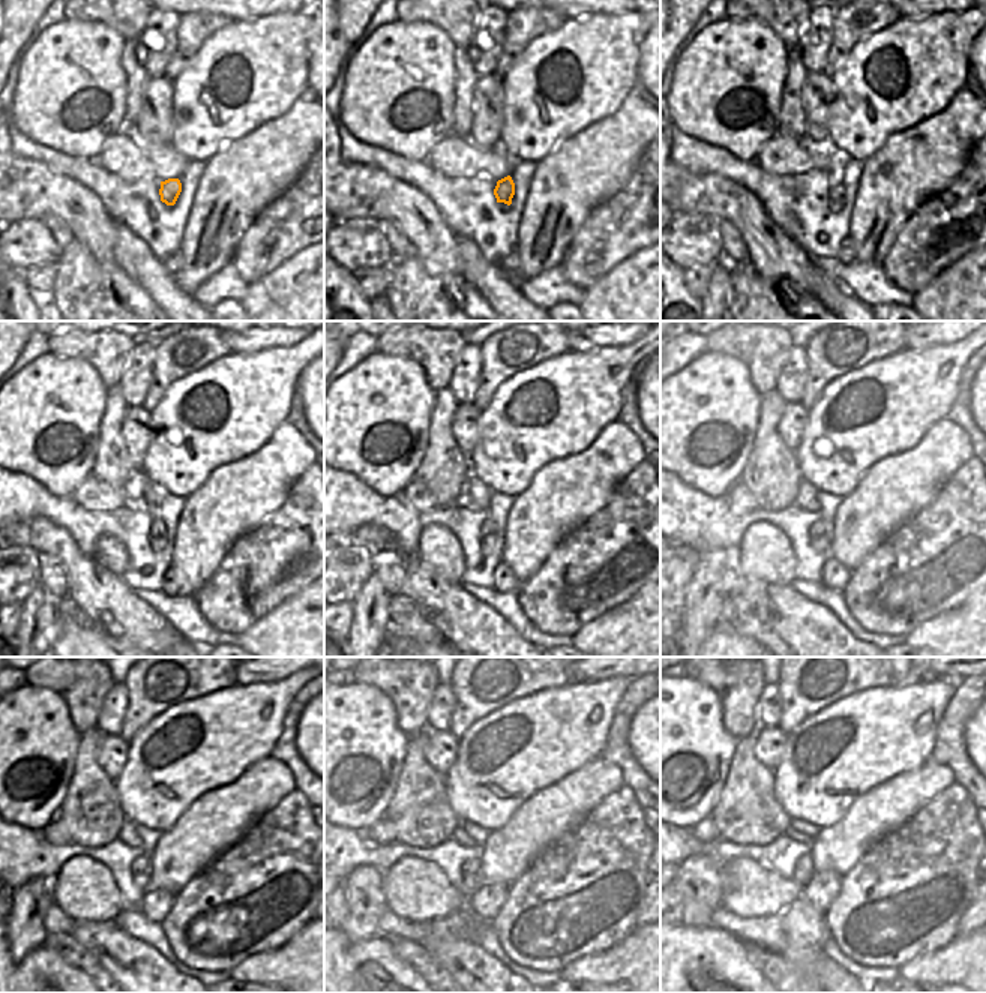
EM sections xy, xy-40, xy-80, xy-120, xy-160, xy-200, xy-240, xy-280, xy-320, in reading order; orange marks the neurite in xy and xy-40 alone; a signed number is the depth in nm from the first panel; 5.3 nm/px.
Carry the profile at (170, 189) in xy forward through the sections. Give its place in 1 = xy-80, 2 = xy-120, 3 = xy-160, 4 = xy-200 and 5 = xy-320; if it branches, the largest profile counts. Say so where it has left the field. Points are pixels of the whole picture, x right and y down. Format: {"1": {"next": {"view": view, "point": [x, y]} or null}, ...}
{"1": {"next": {"view": "xy-80", "point": [839, 158]}}, "2": {"next": {"view": "xy-120", "point": [158, 528]}}, "3": {"next": {"view": "xy-160", "point": [488, 527]}}, "4": {"next": {"view": "xy-200", "point": [817, 530]}}, "5": {"next": {"view": "xy-320", "point": [803, 869]}}}

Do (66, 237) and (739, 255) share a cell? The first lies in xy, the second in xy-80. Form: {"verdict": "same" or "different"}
{"verdict": "same"}

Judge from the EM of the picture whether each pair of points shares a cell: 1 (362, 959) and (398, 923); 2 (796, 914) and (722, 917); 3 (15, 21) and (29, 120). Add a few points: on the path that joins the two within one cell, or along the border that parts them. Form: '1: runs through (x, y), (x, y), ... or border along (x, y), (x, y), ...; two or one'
1: border along (380, 933), (389, 939); two
2: runs through (778, 926), (740, 926); one
3: border along (24, 51), (18, 59); two

